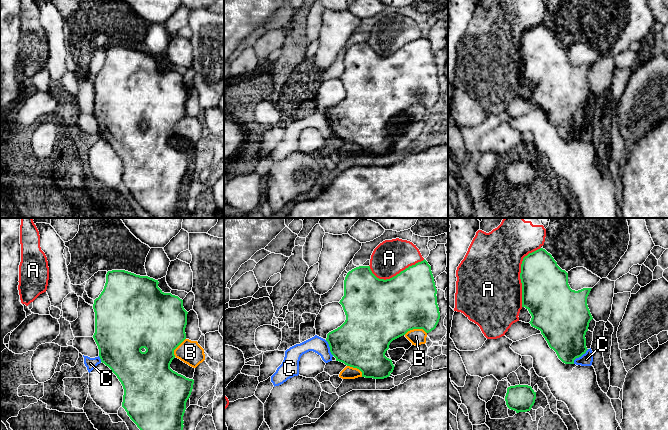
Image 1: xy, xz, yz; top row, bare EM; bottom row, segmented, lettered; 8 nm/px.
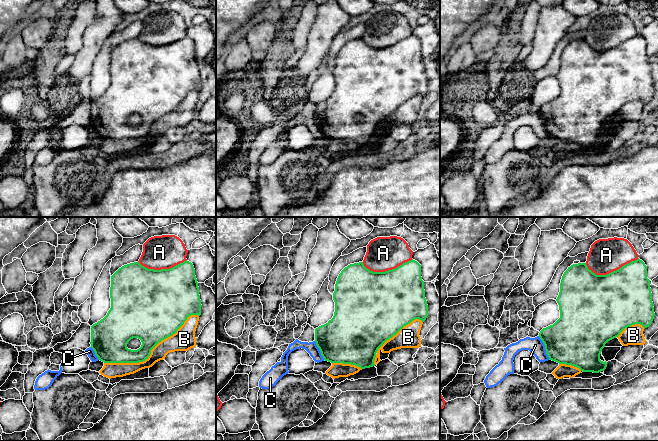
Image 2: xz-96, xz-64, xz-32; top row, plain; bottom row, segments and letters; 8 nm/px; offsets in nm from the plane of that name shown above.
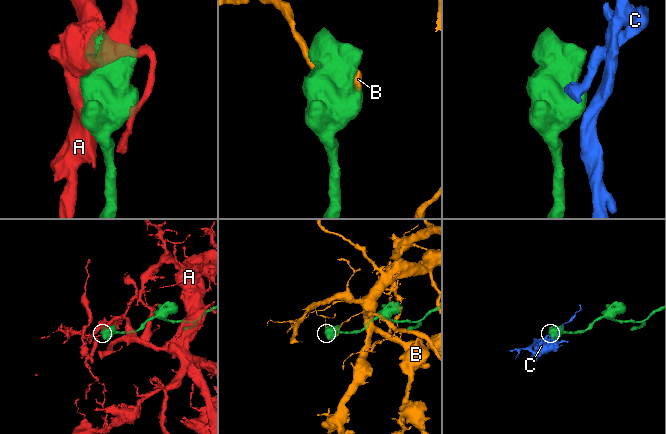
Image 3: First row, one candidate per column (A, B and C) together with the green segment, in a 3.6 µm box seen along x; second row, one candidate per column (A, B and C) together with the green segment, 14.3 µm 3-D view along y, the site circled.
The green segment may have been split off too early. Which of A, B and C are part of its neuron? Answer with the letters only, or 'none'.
none

